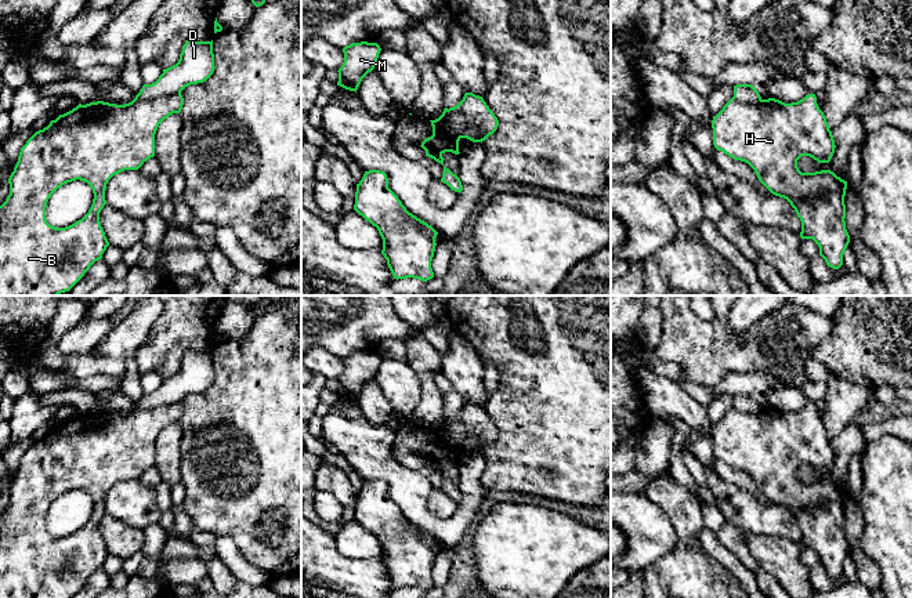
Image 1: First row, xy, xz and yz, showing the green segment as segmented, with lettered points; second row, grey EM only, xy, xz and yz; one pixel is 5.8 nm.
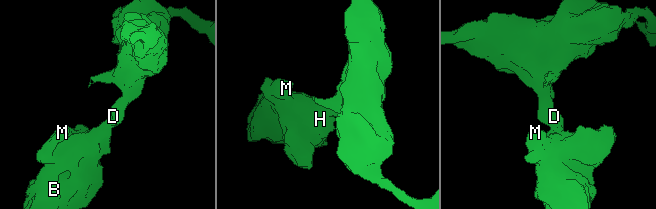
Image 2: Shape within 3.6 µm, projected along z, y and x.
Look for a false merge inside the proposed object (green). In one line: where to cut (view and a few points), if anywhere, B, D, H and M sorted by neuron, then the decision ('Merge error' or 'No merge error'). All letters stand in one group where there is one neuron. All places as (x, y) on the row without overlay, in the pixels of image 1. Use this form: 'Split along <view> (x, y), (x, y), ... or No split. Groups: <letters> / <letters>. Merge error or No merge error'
Split along xz (448, 427), (453, 423), (463, 423), (478, 437), (481, 446). Groups: B H M / D. Merge error

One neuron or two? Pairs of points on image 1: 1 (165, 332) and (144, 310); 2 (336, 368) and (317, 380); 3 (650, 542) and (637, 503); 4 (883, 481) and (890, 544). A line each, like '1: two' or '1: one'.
1: two
2: two
3: one
4: one

